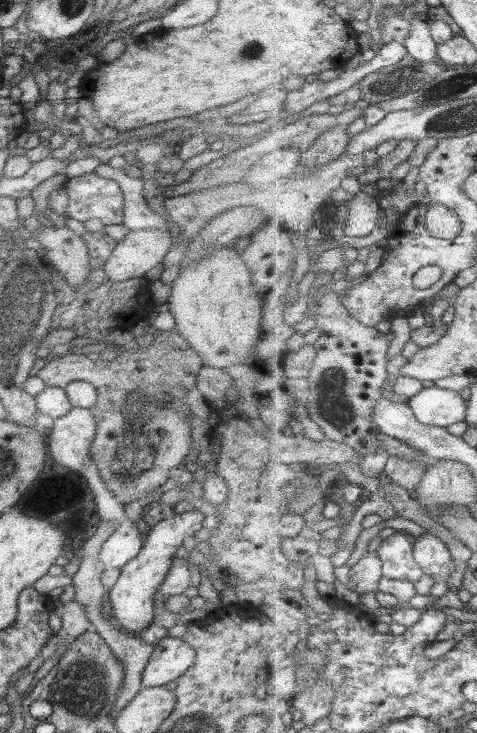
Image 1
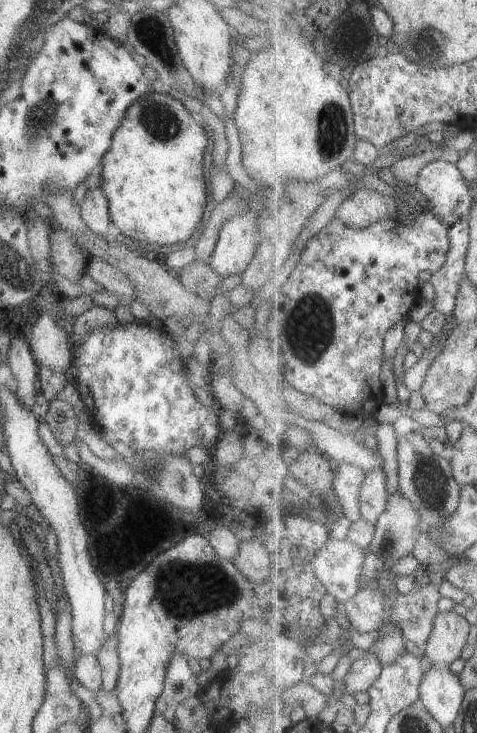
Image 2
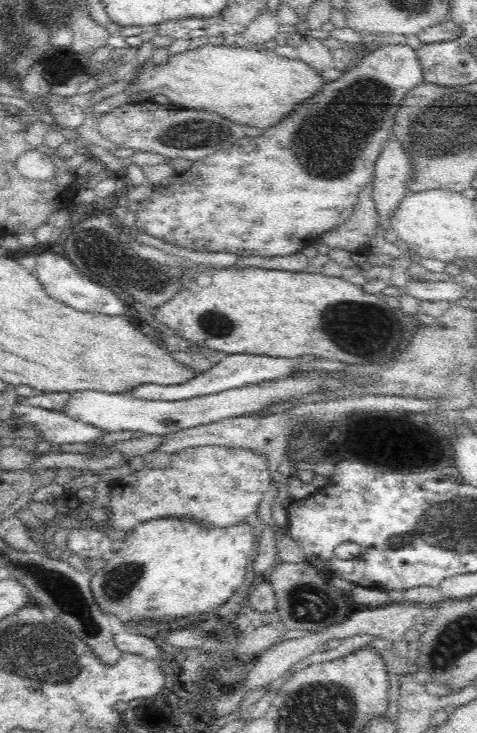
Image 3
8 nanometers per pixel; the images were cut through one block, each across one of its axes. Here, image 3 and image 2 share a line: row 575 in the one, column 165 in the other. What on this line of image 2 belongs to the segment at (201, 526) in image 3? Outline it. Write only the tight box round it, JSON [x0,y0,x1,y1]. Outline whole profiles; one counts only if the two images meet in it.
[99,91,212,246]

